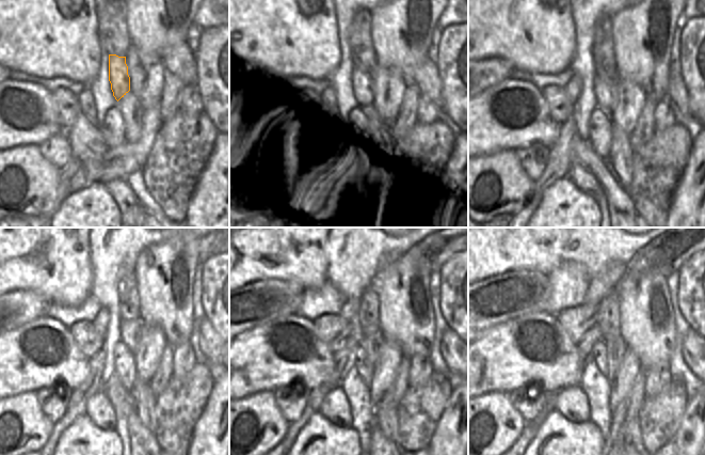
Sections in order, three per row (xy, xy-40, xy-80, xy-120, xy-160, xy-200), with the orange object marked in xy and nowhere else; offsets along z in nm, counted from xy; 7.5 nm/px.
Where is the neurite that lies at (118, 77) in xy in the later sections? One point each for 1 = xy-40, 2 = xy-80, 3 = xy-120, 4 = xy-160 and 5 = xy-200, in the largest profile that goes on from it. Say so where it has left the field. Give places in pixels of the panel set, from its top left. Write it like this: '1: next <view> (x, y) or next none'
1: next xy-40 (361, 81)
2: next xy-80 (605, 89)
3: next xy-120 (129, 329)
4: next xy-160 (372, 342)
5: next xy-200 (615, 347)

